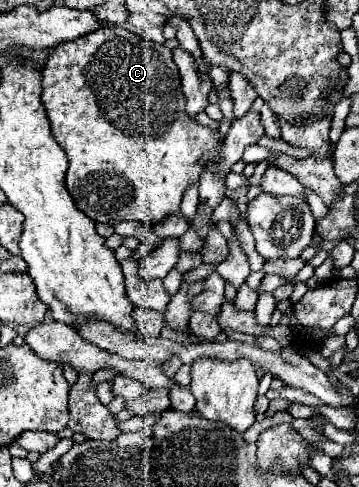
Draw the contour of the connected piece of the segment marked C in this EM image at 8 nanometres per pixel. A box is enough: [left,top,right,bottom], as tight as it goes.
[40,25,222,226]

